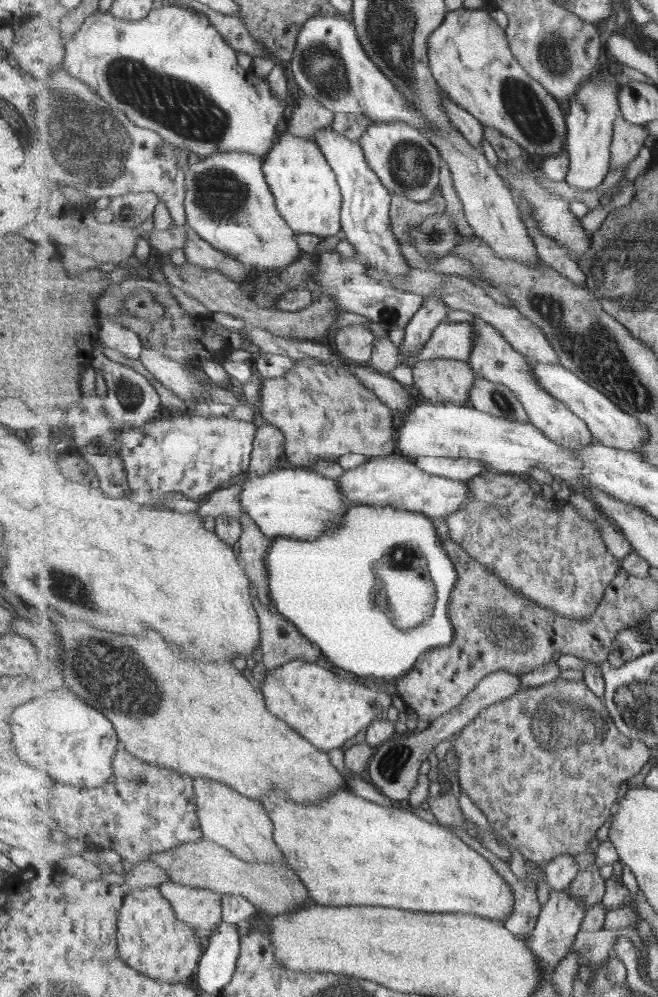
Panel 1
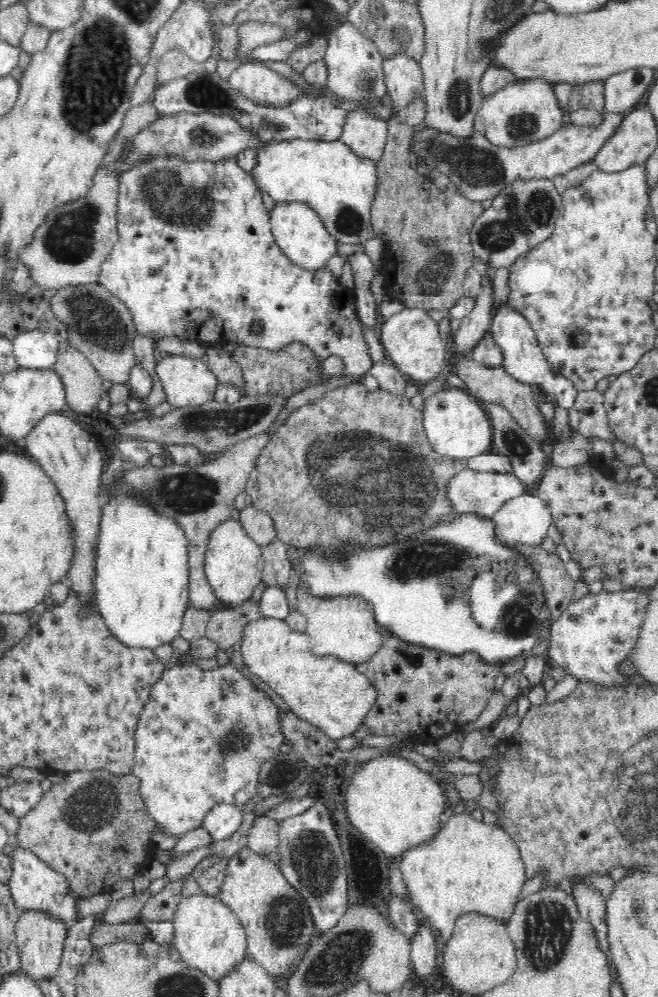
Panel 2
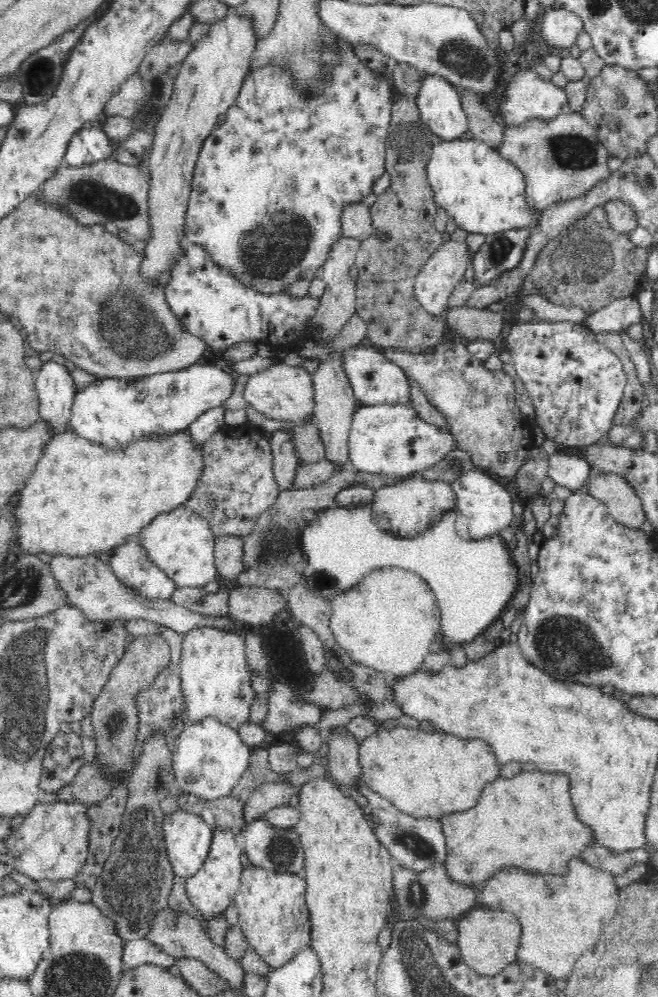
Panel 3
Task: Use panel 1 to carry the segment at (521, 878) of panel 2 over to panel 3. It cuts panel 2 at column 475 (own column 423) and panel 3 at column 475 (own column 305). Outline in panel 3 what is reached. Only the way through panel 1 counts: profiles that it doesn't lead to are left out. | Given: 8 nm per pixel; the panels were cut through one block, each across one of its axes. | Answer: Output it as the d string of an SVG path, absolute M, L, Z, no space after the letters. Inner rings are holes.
M522 772L514 778L498 778L488 783L472 808L444 813L440 818L447 846L444 863L451 879L475 885L480 890L482 882L499 867L518 866L528 872L566 874L568 863L595 842L594 828L579 819L570 794L570 777L566 772L546 776L546 780L542 772Z

